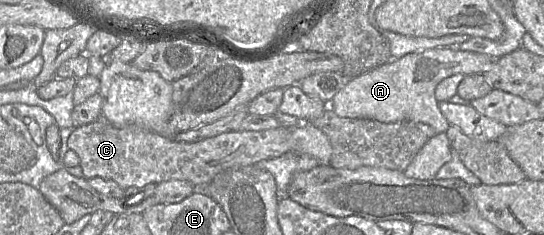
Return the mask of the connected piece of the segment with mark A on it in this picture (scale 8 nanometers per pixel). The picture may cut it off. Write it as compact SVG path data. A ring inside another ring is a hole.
M457 46L409 53L348 79L345 86L335 94L328 109L344 118L370 119L383 123L410 120L427 124L437 133L446 132L450 125L435 98L437 85L454 74L483 74L492 69L498 59L482 53L460 51Z

